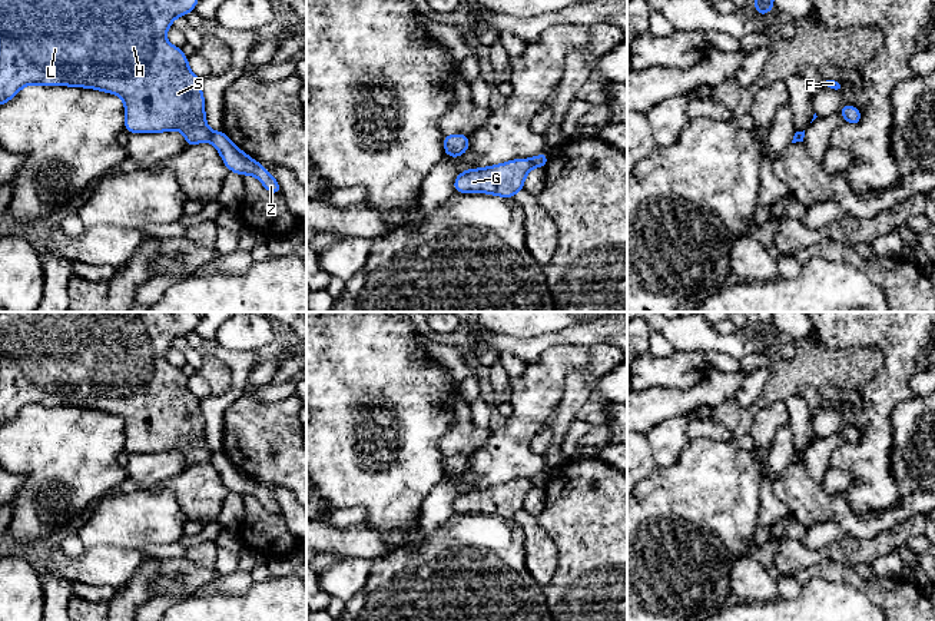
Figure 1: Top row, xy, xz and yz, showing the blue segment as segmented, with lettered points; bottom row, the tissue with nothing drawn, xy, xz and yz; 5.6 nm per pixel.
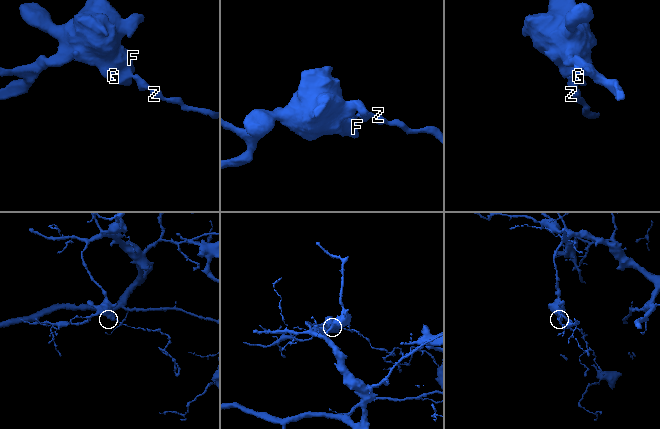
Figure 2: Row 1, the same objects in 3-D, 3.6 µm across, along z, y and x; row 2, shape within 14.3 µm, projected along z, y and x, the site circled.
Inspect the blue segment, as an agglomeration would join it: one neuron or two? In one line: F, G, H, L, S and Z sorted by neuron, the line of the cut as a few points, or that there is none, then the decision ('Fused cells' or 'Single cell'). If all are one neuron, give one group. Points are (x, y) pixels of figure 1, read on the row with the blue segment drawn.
Groups: F G H L S / Z. Split along xz (529, 159), (534, 166). Fused cells

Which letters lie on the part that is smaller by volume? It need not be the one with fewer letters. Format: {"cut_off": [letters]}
{"cut_off": ["Z"]}

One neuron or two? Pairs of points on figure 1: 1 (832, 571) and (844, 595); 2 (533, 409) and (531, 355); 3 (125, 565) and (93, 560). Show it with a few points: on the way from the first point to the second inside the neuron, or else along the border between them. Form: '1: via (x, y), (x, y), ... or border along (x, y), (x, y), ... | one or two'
1: border along (803, 584), (816, 577), (839, 580), (866, 597) | two
2: border along (560, 344), (550, 345), (536, 361), (527, 365) | two
3: via (118, 565), (100, 565) | one

